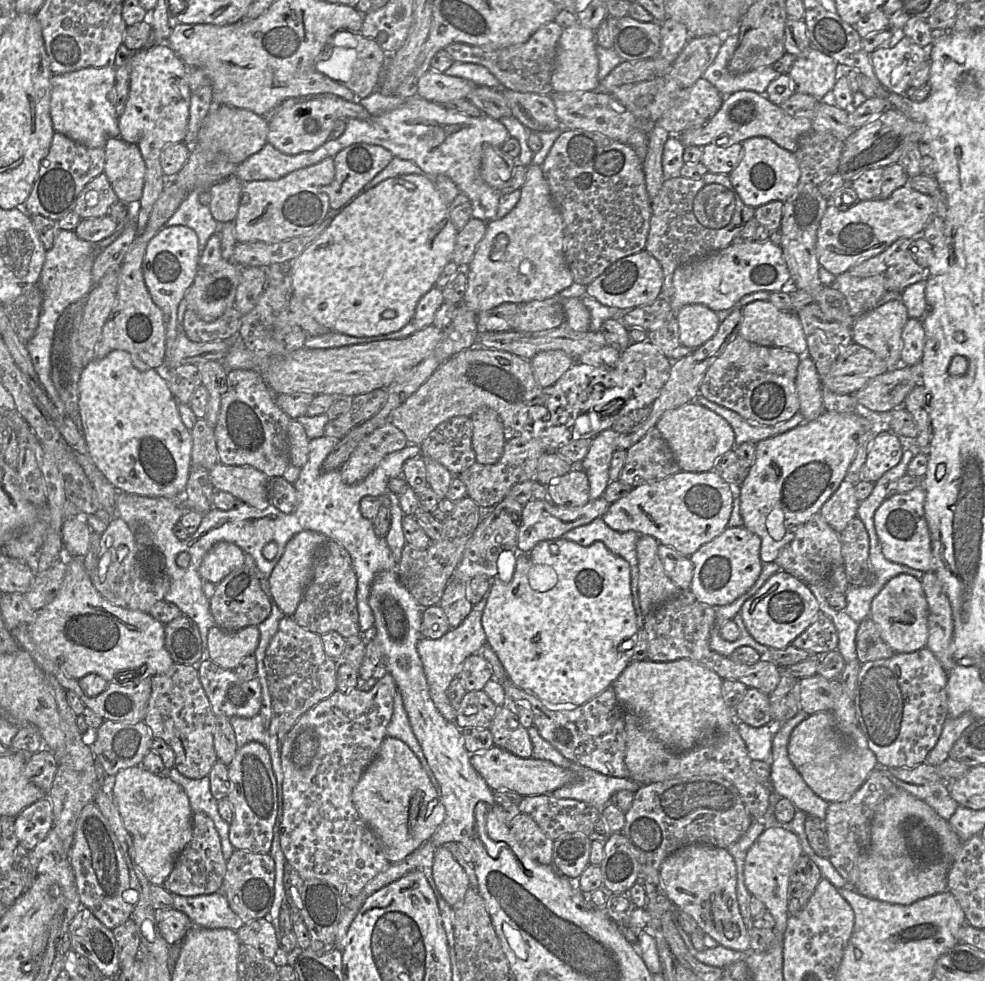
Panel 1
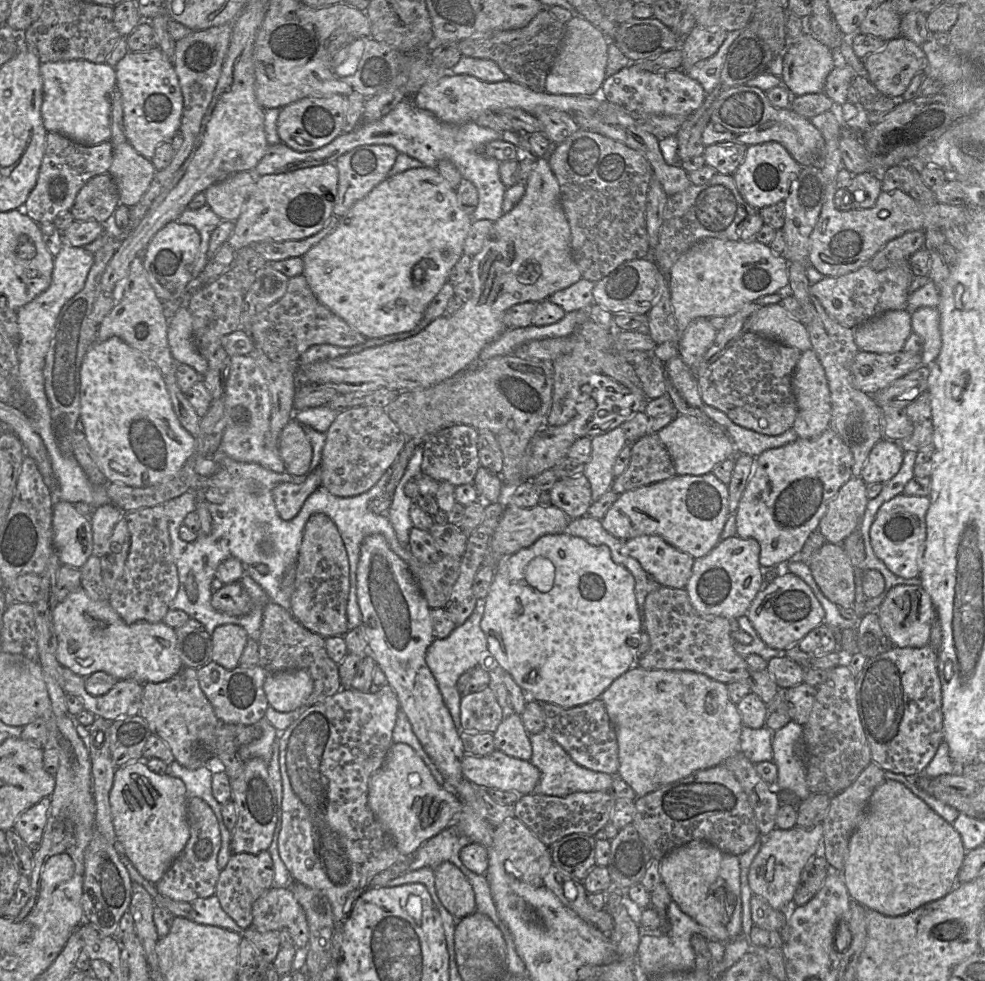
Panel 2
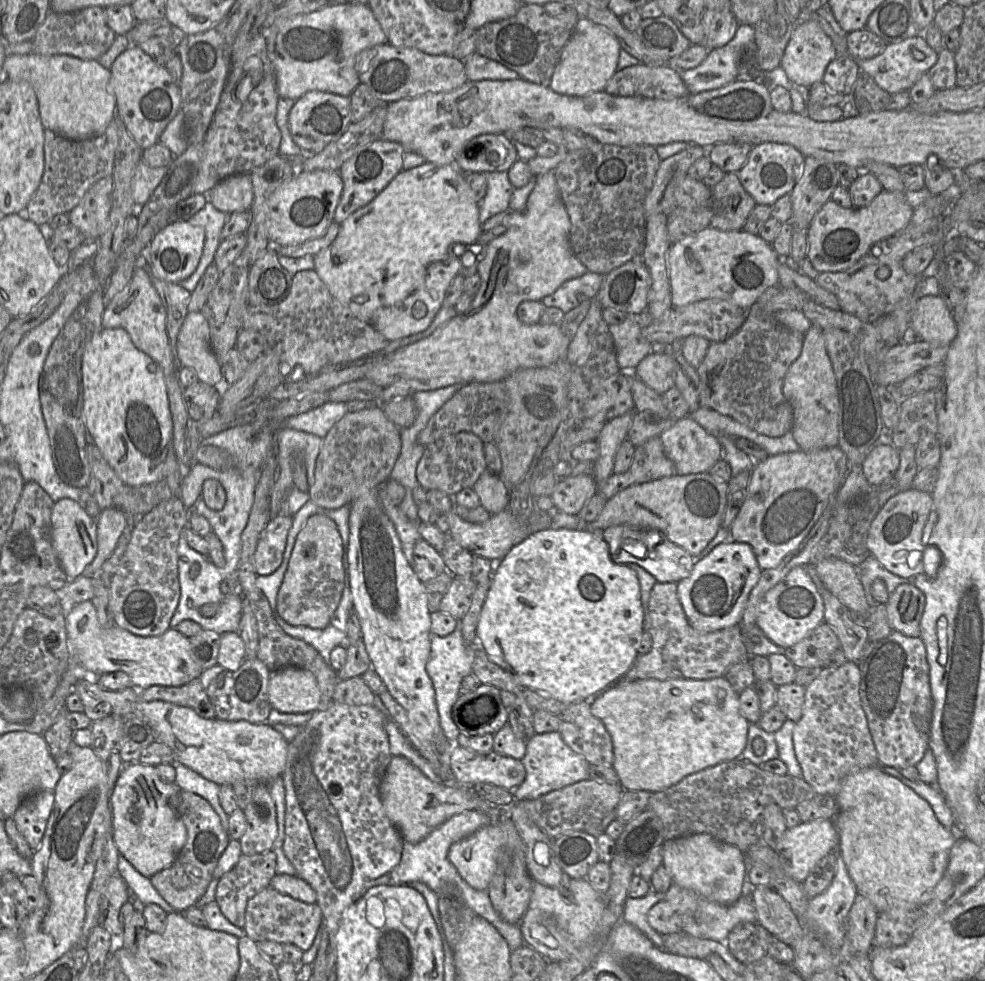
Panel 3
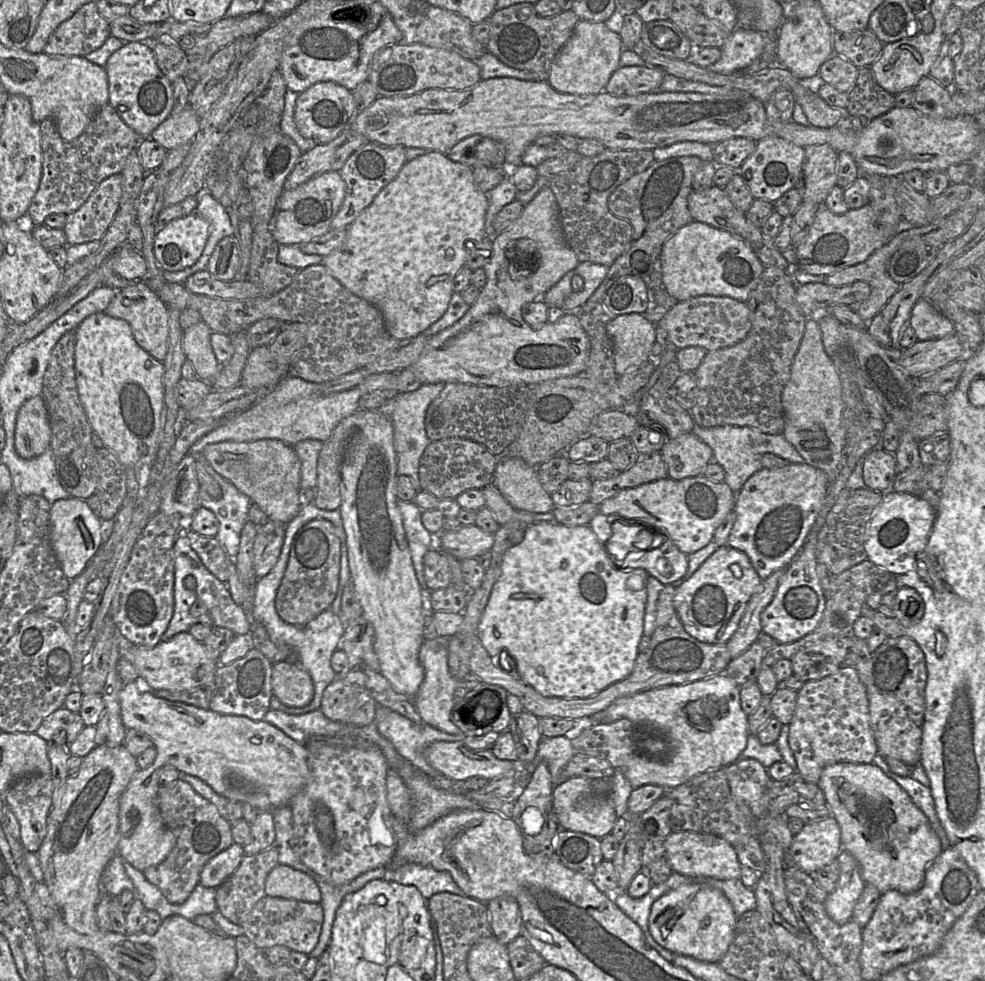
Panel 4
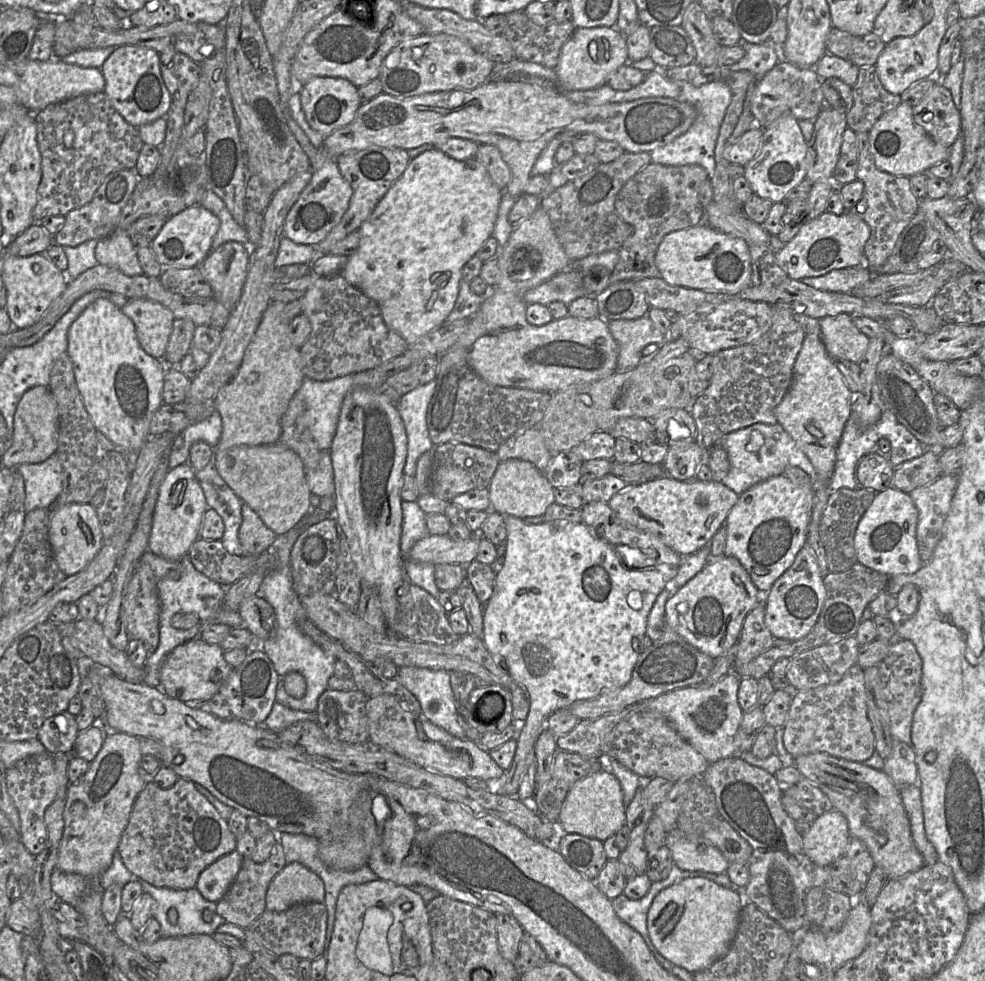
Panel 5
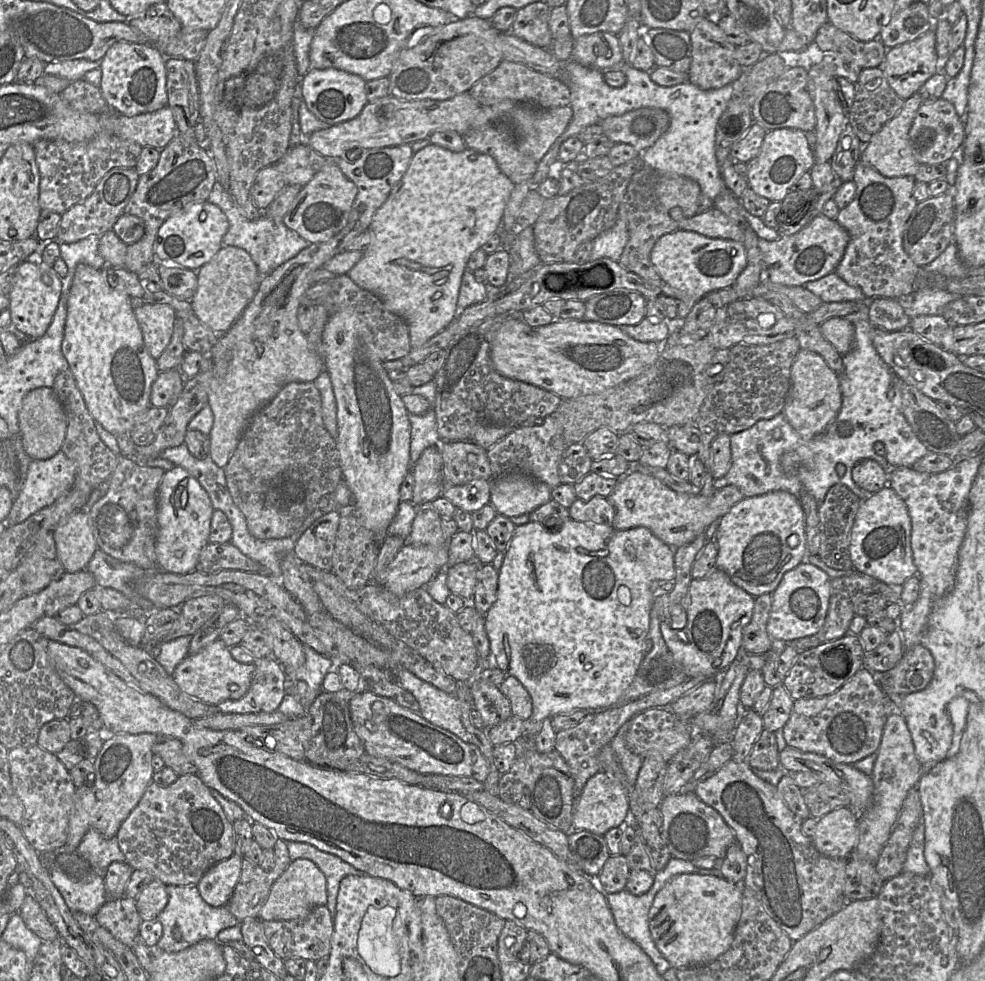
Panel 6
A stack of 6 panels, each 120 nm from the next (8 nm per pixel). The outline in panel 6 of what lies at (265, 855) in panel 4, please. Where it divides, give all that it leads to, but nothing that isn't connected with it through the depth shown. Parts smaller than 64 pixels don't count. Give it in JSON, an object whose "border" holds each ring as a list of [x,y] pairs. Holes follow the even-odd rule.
{"border":[[[277,839],[276,841],[274,846],[274,855],[275,865],[271,871],[265,871],[259,864],[256,864],[247,858],[243,858],[240,878],[234,888],[229,902],[225,905],[240,922],[247,918],[259,917],[259,913],[268,899],[273,884],[291,863],[288,848],[285,841],[281,839]]]}

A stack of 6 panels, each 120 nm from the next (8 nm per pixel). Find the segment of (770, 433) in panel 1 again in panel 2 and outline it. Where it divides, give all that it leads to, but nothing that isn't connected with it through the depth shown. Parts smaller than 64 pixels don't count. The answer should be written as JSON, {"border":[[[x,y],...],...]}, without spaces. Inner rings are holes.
{"border":[[[704,404],[703,409],[711,420],[725,428],[737,453],[757,457],[765,450],[778,448],[798,439],[793,428],[776,436],[760,434],[735,424],[724,412],[712,406]]]}

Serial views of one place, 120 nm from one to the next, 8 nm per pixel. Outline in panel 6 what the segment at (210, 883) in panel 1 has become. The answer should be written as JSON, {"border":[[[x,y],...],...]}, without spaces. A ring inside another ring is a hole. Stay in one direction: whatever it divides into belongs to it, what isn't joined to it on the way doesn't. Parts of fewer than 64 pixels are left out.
{"border":[[[197,774],[178,777],[168,787],[151,782],[140,802],[124,820],[117,832],[117,841],[125,862],[133,870],[145,870],[164,885],[197,885],[203,875],[216,863],[234,854],[232,823],[227,819],[221,805],[211,794]]]}

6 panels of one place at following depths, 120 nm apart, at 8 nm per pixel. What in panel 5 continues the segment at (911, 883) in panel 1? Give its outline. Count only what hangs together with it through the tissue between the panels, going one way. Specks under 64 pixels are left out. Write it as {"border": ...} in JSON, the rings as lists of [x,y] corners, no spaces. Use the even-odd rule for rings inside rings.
{"border":[[[824,752],[796,757],[793,763],[804,778],[829,797],[834,810],[846,817],[851,838],[857,838],[865,844],[875,866],[881,868],[888,879],[904,877],[925,866],[911,835],[900,790],[884,771]]]}

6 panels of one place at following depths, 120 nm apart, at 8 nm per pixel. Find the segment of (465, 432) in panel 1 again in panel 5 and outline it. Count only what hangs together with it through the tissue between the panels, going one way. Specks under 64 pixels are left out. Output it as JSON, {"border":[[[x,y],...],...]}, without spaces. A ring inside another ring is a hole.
{"border":[[[447,442],[432,449],[430,491],[446,501],[473,489],[488,488],[499,459],[495,452],[458,442]]]}

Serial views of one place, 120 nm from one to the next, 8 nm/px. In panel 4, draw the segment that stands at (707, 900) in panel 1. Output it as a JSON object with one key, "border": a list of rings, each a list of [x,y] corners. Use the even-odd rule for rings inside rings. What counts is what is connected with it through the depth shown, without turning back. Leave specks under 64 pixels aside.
{"border":[[[693,831],[672,832],[665,840],[665,857],[671,870],[691,878],[739,879],[741,864],[734,847],[723,838]]]}

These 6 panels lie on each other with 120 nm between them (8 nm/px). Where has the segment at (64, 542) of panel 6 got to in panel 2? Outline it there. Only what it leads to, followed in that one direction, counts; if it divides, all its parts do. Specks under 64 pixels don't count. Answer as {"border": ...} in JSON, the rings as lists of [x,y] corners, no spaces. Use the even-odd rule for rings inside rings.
{"border":[[[57,500],[52,512],[53,546],[61,565],[80,569],[96,551],[92,526],[74,505]]]}

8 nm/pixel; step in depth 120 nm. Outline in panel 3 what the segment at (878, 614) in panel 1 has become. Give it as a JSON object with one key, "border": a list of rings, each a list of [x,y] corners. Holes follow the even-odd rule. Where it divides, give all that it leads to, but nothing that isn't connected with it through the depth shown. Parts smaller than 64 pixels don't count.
{"border":[[[912,582],[899,585],[886,603],[888,622],[892,631],[920,637],[920,622],[925,606],[924,593]]]}

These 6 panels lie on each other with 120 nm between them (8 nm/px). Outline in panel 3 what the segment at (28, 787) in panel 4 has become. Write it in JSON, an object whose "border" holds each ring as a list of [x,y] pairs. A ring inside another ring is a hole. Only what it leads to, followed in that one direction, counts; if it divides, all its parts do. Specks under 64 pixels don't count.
{"border":[[[39,791],[26,797],[12,817],[18,831],[33,851],[41,845],[53,804],[52,791]]]}

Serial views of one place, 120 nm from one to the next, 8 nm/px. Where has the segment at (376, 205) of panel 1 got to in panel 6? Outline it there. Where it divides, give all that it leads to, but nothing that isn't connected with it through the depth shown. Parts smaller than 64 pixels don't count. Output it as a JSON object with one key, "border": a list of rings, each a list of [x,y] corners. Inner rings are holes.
{"border":[[[430,144],[413,155],[410,165],[397,185],[392,189],[386,202],[376,211],[369,226],[371,242],[363,252],[362,259],[347,273],[355,284],[377,295],[385,308],[401,317],[408,325],[410,345],[413,349],[422,346],[432,337],[444,330],[457,316],[457,302],[463,274],[470,256],[501,229],[505,207],[515,184],[499,169],[496,161],[487,154],[466,148],[462,152],[452,152],[440,146]]]}

